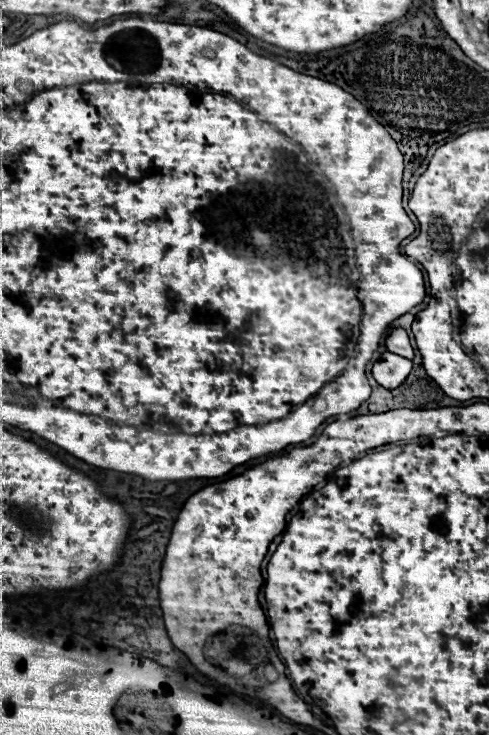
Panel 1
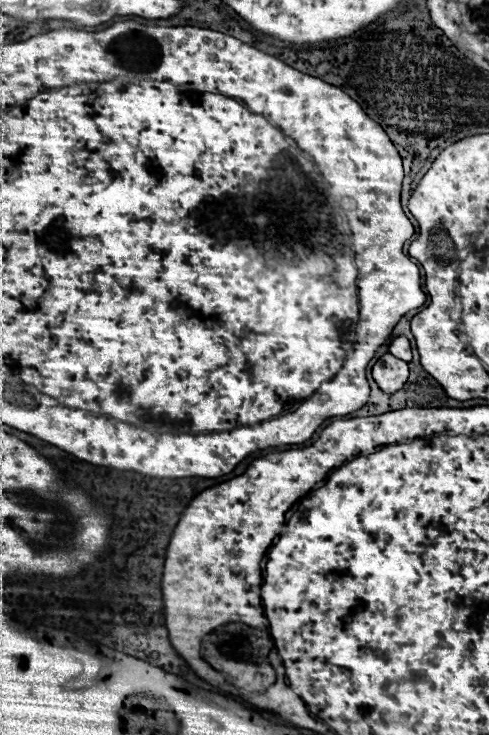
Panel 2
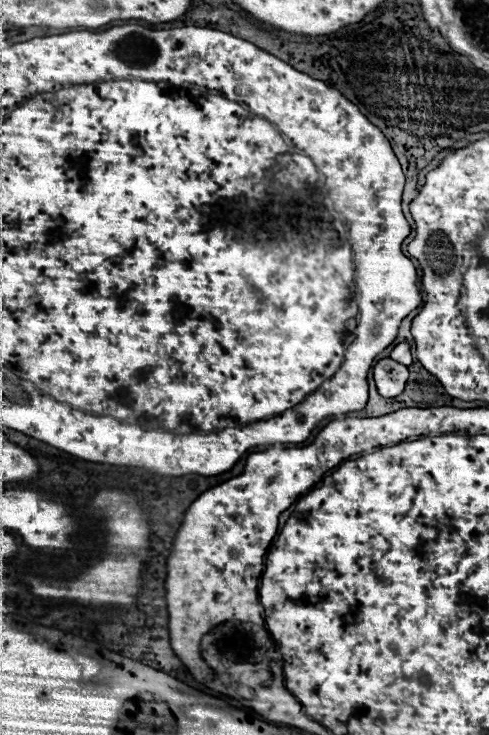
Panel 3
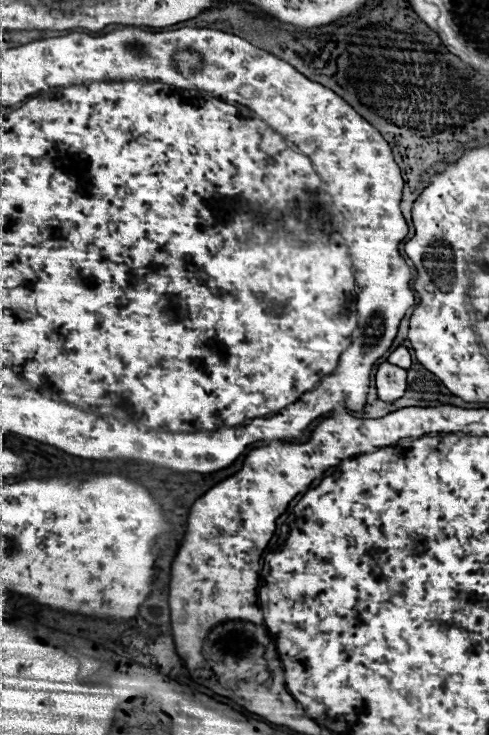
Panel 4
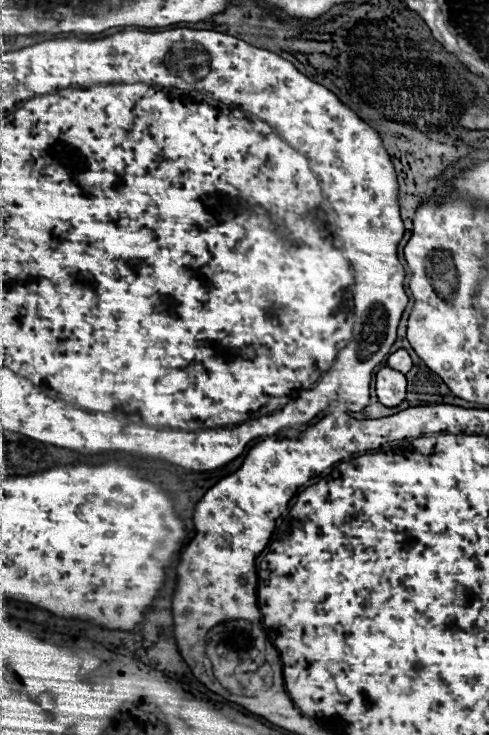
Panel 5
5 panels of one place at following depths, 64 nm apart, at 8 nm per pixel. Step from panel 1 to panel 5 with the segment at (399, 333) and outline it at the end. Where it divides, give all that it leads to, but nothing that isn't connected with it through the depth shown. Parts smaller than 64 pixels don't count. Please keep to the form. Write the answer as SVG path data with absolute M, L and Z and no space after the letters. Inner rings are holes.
M396 350L394 354L388 356L386 366L392 368L392 370L400 370L402 374L408 374L410 368L412 368L412 360L410 360L410 356L408 356L406 350Z

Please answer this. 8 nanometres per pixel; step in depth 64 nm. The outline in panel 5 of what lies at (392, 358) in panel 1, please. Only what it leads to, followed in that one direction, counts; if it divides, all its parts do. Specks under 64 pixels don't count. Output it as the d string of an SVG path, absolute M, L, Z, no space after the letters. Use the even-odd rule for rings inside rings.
M382 368L376 374L376 396L388 408L398 406L406 396L406 378L404 378L404 374L400 374L396 370Z

